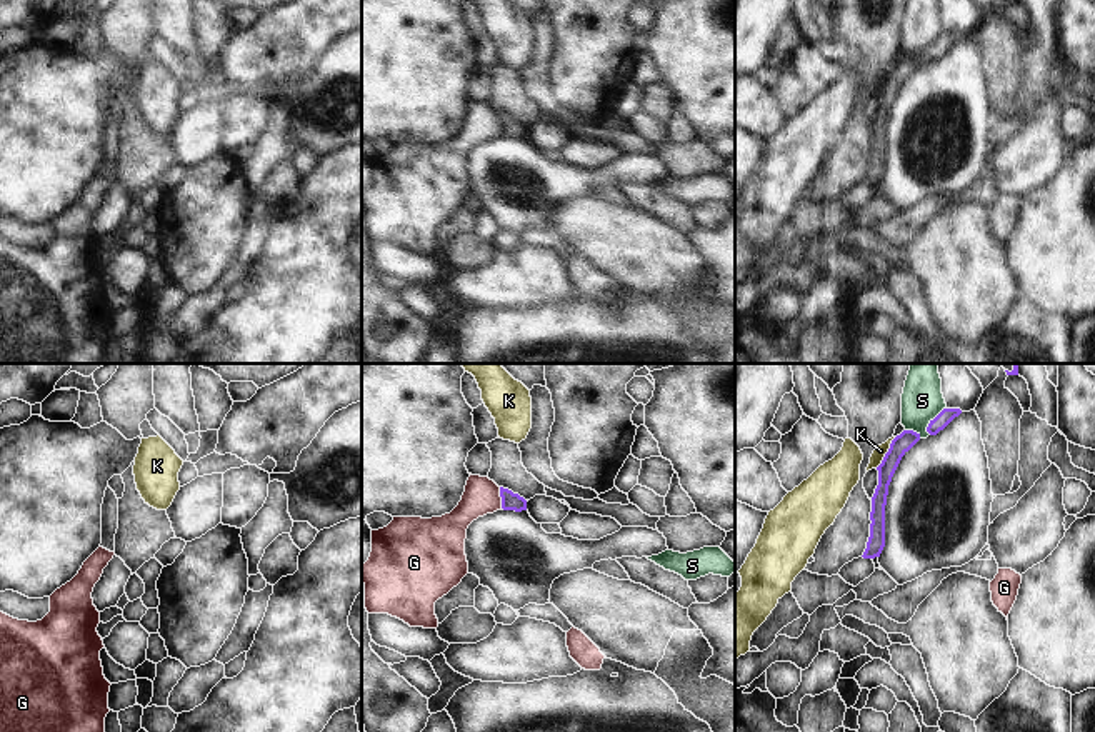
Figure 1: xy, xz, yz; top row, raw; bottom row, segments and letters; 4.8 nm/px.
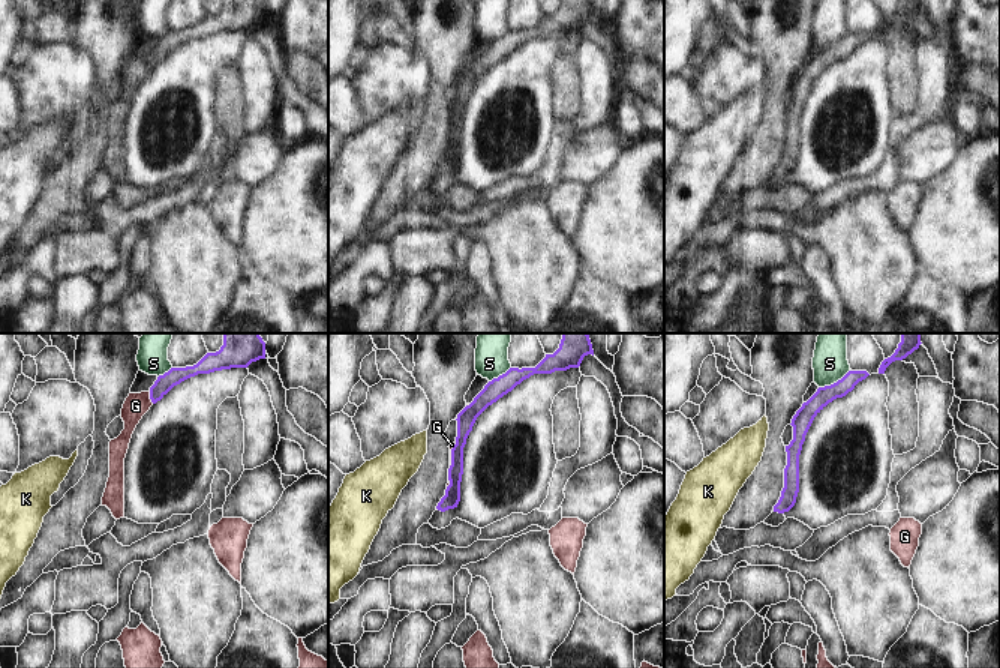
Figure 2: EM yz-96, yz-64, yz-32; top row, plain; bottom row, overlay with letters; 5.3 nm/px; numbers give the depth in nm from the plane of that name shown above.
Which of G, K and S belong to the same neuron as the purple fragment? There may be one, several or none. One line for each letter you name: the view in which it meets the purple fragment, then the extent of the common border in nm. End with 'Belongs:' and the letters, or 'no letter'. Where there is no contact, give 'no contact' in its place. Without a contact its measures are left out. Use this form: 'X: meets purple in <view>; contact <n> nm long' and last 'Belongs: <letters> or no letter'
Belongs: no letter

